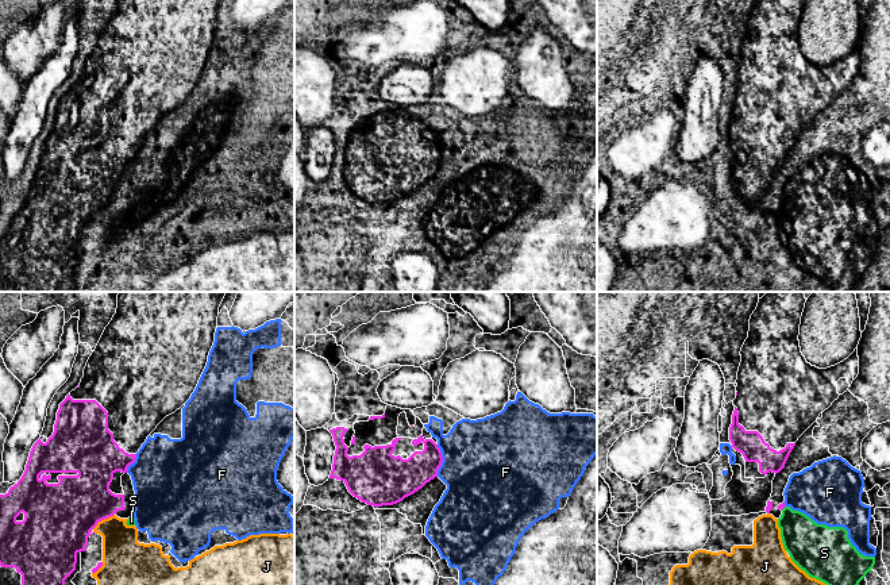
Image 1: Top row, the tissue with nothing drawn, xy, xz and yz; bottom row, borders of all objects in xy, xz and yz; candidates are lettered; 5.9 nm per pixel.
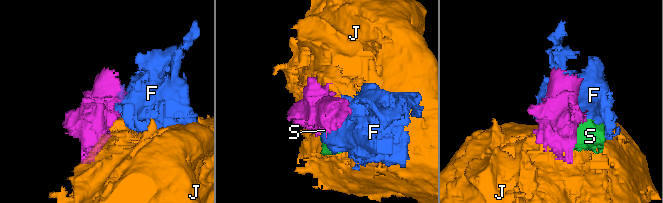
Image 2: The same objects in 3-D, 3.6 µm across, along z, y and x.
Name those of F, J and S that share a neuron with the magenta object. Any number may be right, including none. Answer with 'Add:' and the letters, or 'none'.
Add: none

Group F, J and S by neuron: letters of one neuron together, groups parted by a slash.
F S / J

